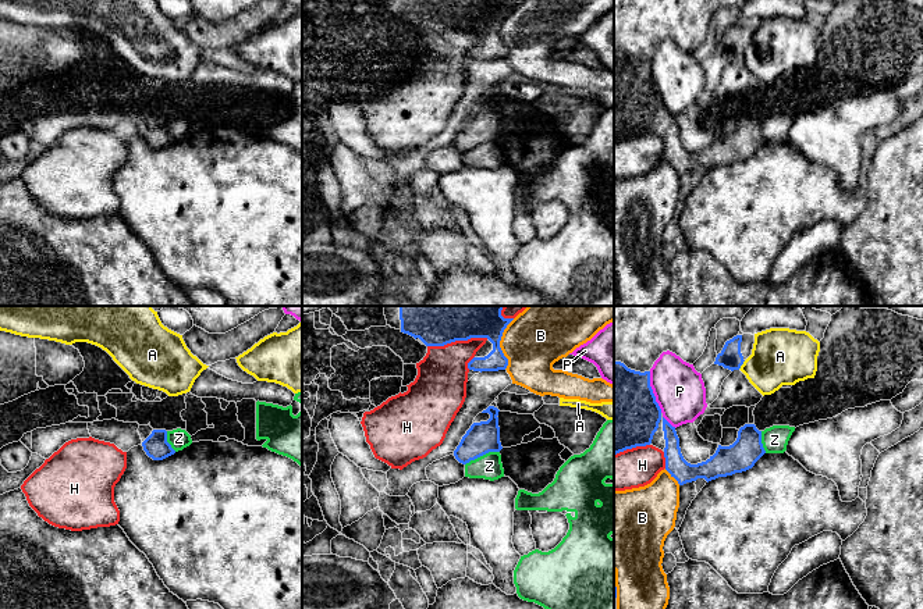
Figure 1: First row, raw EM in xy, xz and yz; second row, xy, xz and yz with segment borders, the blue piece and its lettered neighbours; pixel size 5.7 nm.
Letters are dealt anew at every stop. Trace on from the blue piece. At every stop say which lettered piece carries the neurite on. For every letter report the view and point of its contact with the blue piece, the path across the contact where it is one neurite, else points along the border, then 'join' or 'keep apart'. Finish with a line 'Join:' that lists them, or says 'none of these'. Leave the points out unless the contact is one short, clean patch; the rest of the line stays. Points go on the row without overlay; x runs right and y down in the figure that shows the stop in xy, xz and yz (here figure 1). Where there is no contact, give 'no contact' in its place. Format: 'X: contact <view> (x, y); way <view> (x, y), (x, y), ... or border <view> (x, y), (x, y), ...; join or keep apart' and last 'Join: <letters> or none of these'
A: contact yz (742, 52); border yz (745, 49), (738, 57); keep apart
B: contact xz (499, 32); keep apart
H: contact xz (457, 28); keep apart
P: contact yz (652, 81); keep apart
Z: contact xz (482, 143); border xz (499, 139), (483, 142), (465, 153); keep apart
Join: none of these

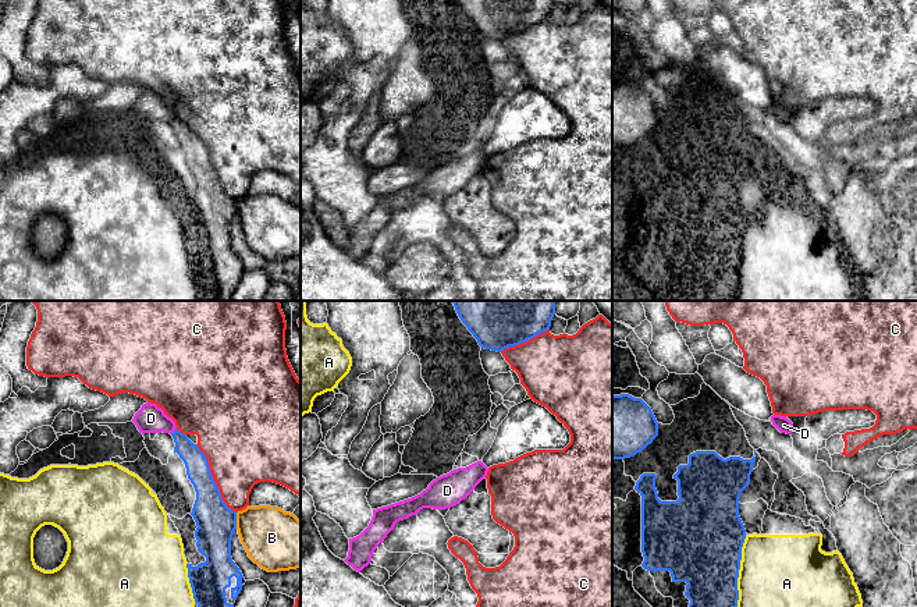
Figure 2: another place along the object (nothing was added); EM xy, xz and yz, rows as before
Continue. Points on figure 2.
A: contact yz (736, 274); keep apart
B: contact xy (235, 209); keep apart
C: contact xy (213, 167); keep apart
D: contact xy (174, 119); border xy (176, 116), (170, 121); keep apart
Join: none of these

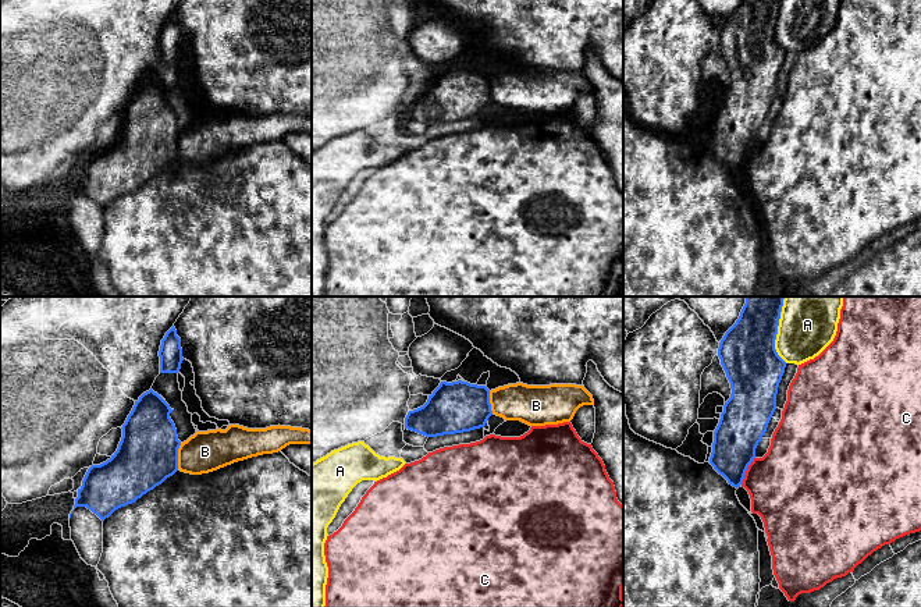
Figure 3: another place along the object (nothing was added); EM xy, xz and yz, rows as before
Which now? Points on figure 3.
A: contact yz (775, 25); keep apart
B: contact xy (177, 144); border xy (181, 131), (177, 156); keep apart
C: contact yz (746, 158); border yz (754, 145), (740, 171); keep apart
Join: none of these

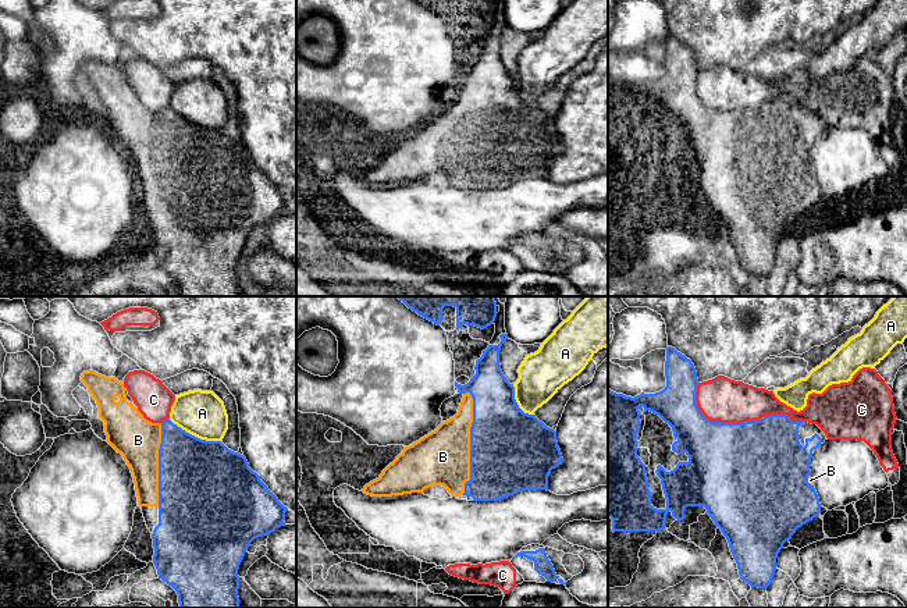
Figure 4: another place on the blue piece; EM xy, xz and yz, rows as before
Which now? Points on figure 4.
A: contact xy (194, 124); keep apart
B: contact xz (470, 131); join
C: contact yz (717, 110); keep apart
Join: B

